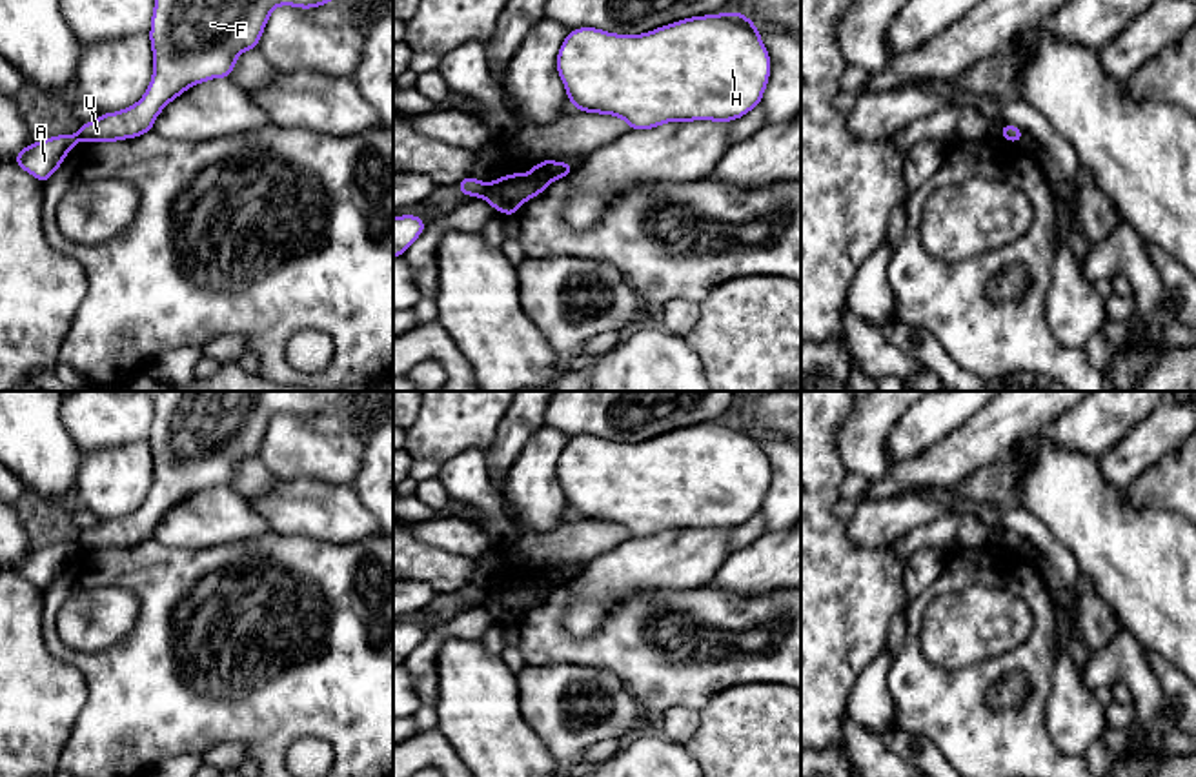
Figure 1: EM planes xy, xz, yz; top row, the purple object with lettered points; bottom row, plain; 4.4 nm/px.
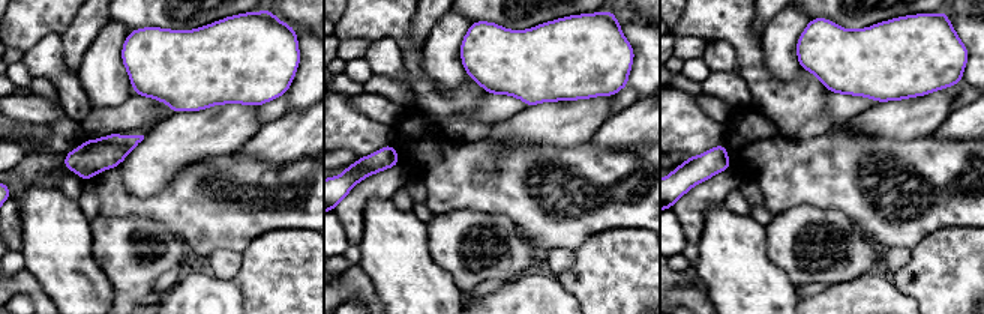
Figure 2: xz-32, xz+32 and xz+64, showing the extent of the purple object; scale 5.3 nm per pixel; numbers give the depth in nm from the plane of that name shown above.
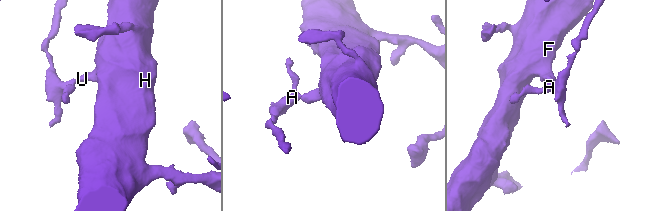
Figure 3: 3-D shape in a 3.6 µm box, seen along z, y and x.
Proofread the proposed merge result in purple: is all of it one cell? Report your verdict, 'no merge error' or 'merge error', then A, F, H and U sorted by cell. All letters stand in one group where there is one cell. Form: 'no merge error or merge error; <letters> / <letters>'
merge error; A / F H U

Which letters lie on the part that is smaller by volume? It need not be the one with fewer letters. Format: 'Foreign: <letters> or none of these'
Foreign: A

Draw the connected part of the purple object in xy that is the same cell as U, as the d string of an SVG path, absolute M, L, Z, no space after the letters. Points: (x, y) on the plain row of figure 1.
M157 391L149 449L153 484L144 504L115 520L80 531L86 550L117 550L153 539L162 517L191 493L213 486L231 486L240 460L258 455L269 422L279 413L313 417L331 411L344 391Z

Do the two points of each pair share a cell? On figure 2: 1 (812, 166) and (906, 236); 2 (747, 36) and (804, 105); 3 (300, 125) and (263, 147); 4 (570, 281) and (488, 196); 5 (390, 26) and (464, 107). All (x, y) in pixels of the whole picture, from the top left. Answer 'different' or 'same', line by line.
1: same
2: same
3: same
4: different
5: same

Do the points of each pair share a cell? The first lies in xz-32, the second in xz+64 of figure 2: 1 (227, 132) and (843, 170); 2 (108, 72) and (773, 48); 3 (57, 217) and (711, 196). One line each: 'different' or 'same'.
1: different
2: same
3: different

